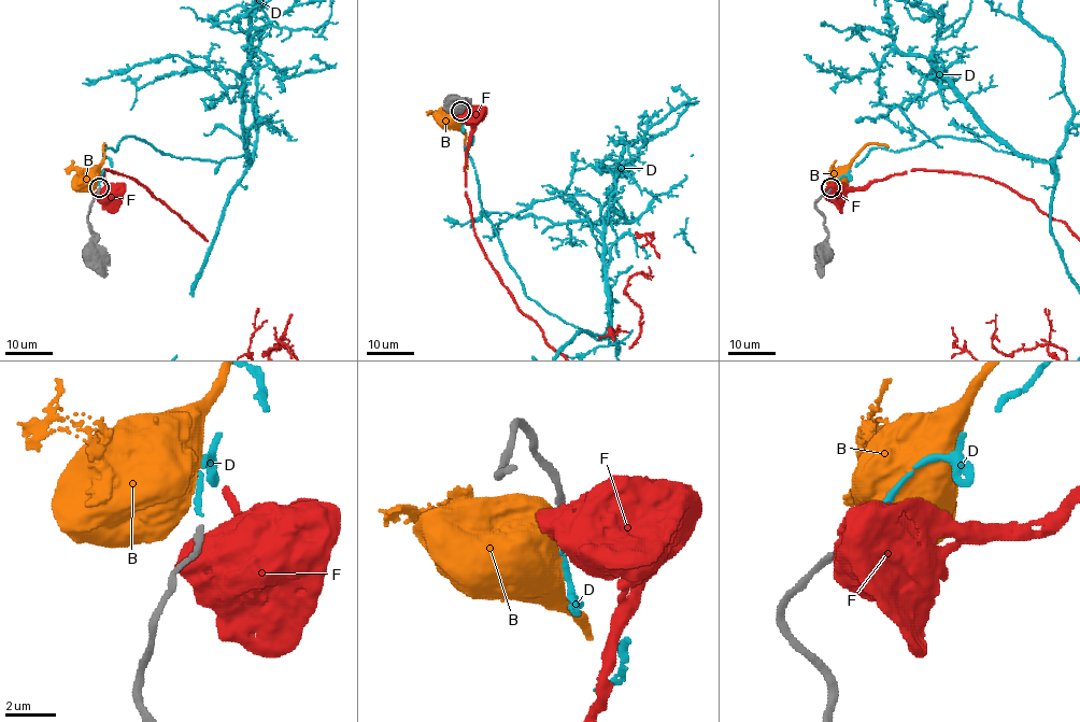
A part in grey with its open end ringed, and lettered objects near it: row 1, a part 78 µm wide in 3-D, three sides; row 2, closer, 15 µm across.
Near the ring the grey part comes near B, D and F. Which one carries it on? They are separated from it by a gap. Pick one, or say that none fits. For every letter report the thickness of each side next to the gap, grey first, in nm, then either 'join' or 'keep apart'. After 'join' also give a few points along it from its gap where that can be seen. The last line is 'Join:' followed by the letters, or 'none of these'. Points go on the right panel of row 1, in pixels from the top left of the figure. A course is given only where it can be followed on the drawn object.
B: 260/950 nm | keep apart
D: 260/240 nm | join
F: 260/950 nm | keep apart
Join: D

